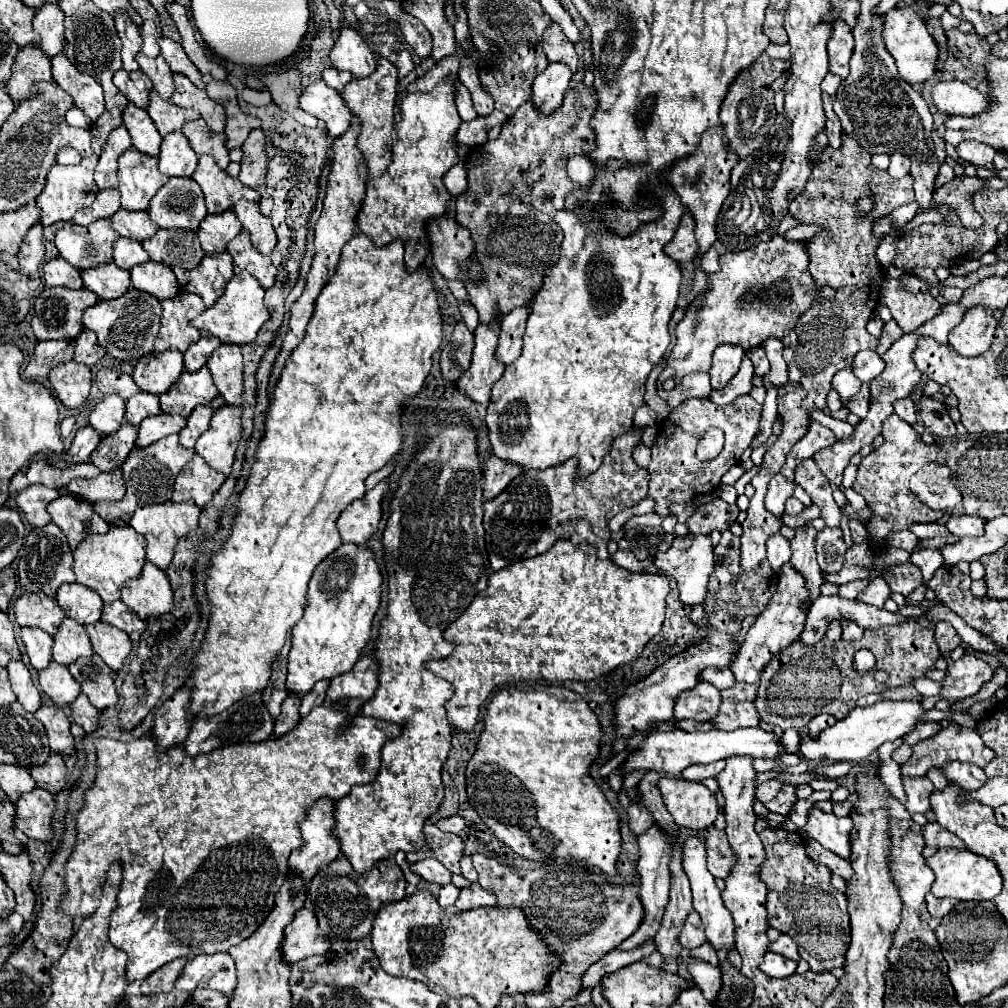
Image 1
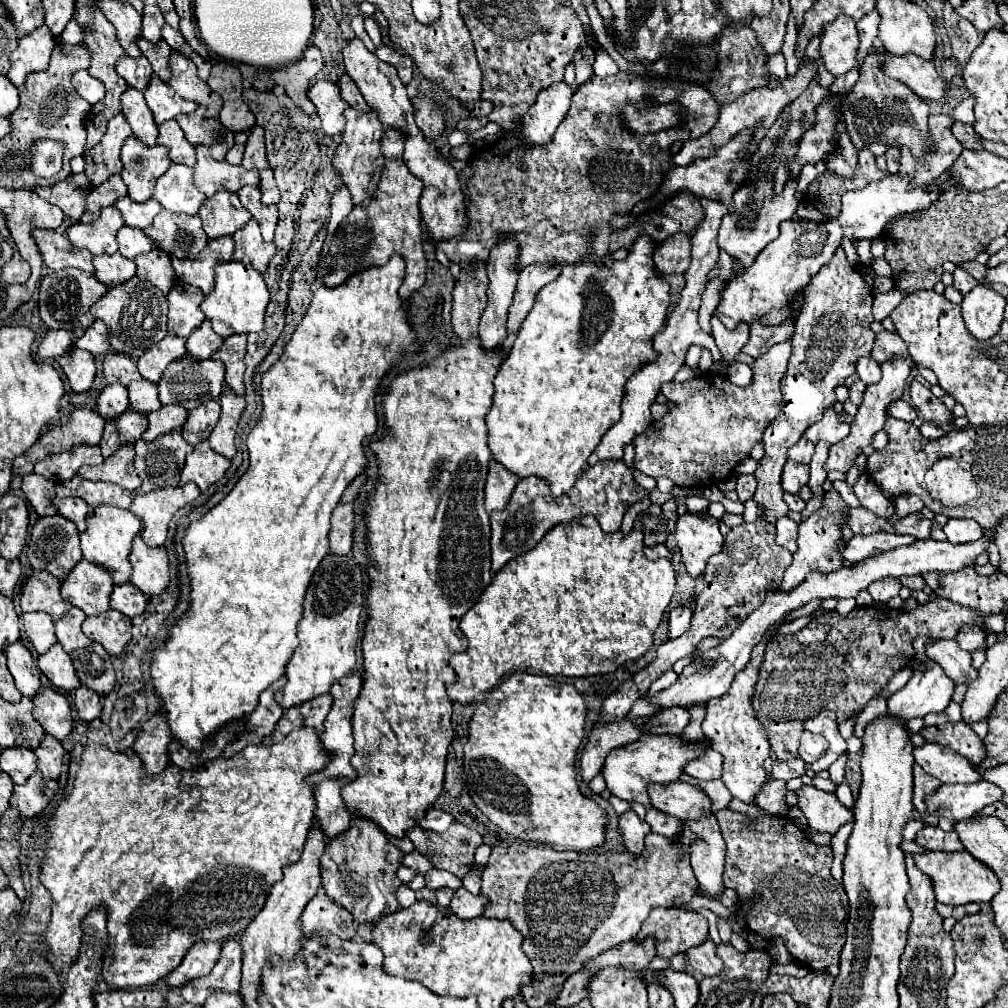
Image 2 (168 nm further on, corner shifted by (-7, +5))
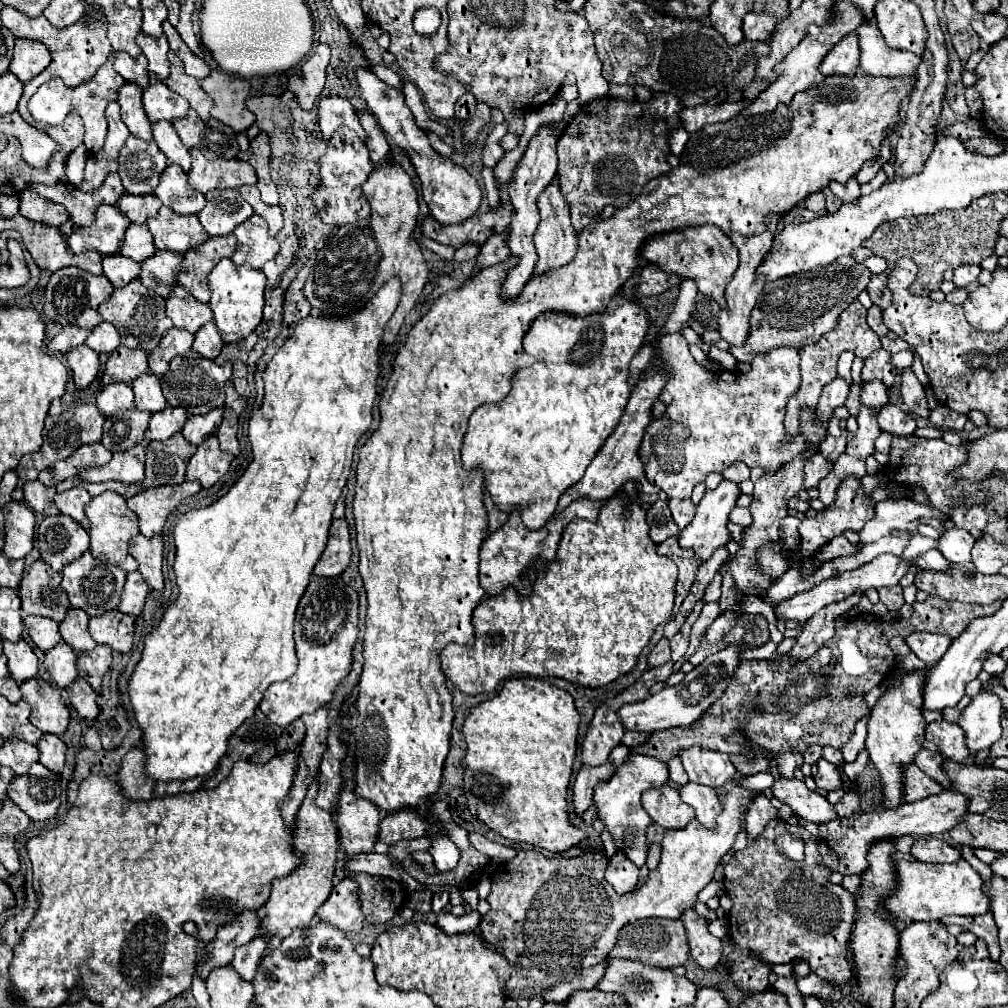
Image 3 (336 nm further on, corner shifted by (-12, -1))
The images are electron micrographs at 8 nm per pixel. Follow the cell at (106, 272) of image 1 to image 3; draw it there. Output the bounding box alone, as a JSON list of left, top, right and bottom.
[103,253,141,287]

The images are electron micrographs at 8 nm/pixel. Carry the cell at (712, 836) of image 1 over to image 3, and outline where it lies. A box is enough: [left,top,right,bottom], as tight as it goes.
[725,819,855,995]

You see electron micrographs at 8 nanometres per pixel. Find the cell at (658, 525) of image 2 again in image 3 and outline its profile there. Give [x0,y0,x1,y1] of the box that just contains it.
[649,501,679,545]

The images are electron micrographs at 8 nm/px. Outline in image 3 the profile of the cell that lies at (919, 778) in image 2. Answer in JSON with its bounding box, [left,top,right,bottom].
[903,765,943,801]

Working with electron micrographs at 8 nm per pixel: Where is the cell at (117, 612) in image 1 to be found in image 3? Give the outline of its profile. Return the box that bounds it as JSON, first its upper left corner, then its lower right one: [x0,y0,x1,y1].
[119,571,149,617]

